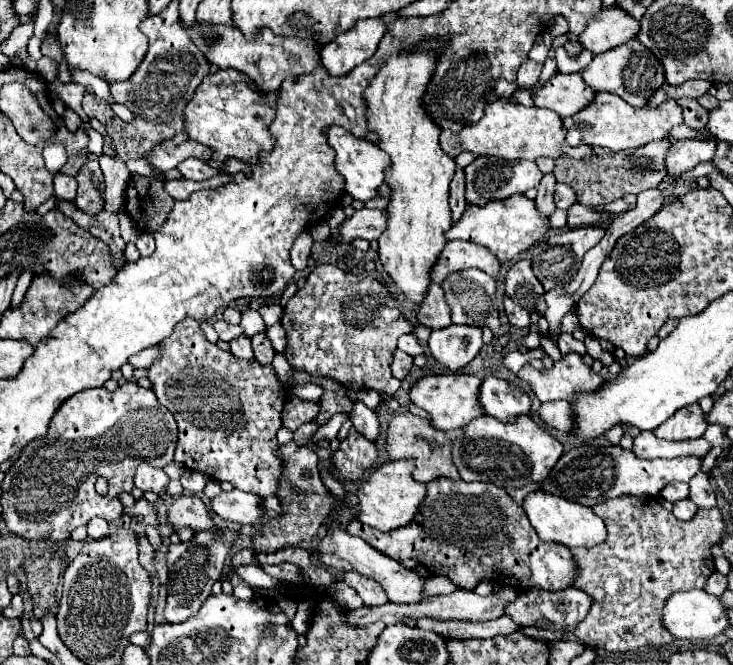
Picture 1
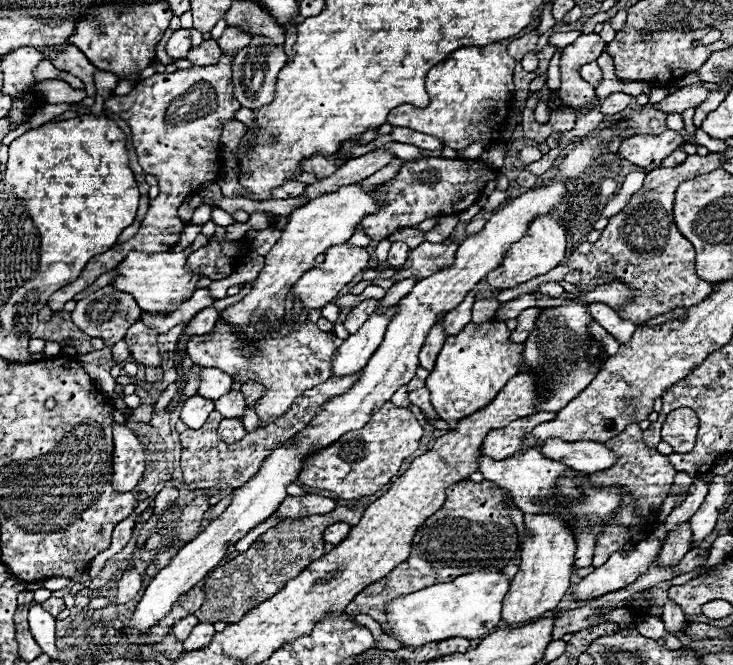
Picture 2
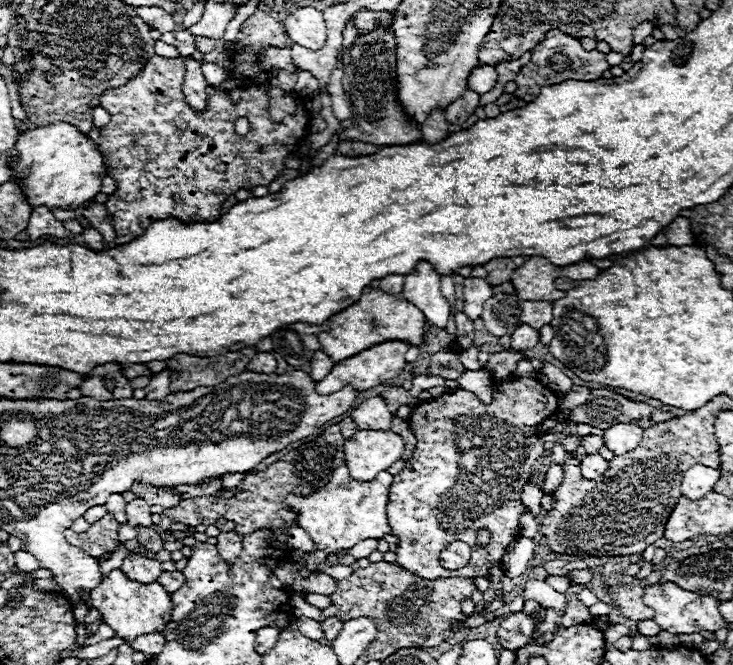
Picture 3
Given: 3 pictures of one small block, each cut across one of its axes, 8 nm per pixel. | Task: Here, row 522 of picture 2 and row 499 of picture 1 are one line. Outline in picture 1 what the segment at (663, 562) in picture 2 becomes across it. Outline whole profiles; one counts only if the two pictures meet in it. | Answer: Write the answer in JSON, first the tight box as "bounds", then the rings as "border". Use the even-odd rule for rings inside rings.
{"bounds":[674,498,696,520],"border":[[[684,498],[684,500],[680,500],[680,502],[674,502],[674,516],[676,518],[680,518],[680,520],[688,520],[688,518],[692,518],[694,514],[696,514],[696,504],[694,502],[690,502],[688,498]]]}

